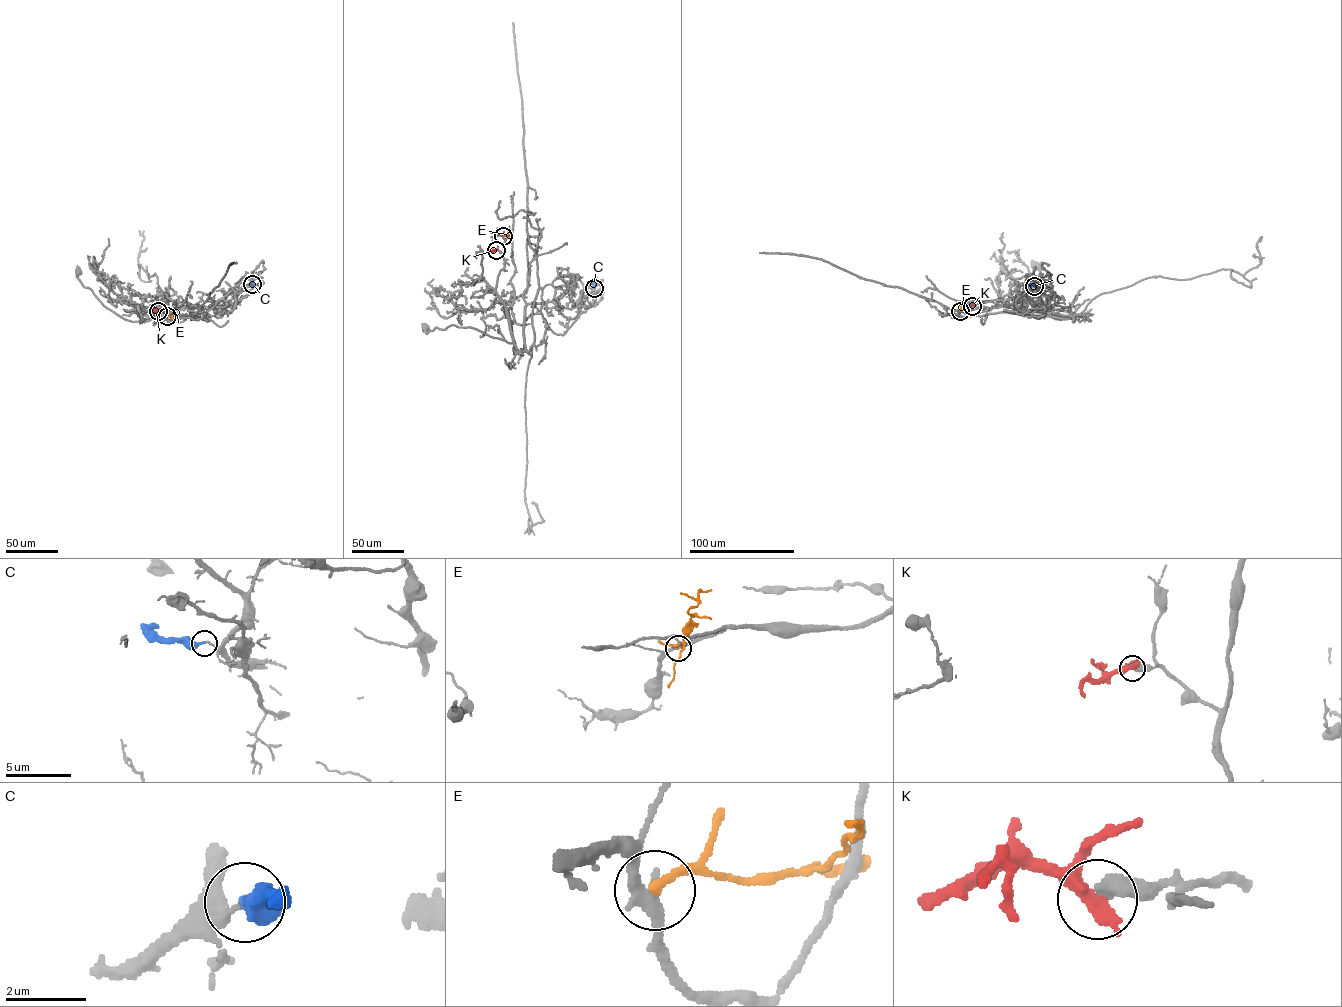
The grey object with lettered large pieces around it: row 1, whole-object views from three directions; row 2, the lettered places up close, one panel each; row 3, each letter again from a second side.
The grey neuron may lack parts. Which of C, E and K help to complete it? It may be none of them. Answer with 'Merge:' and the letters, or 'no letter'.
Merge: no letter

